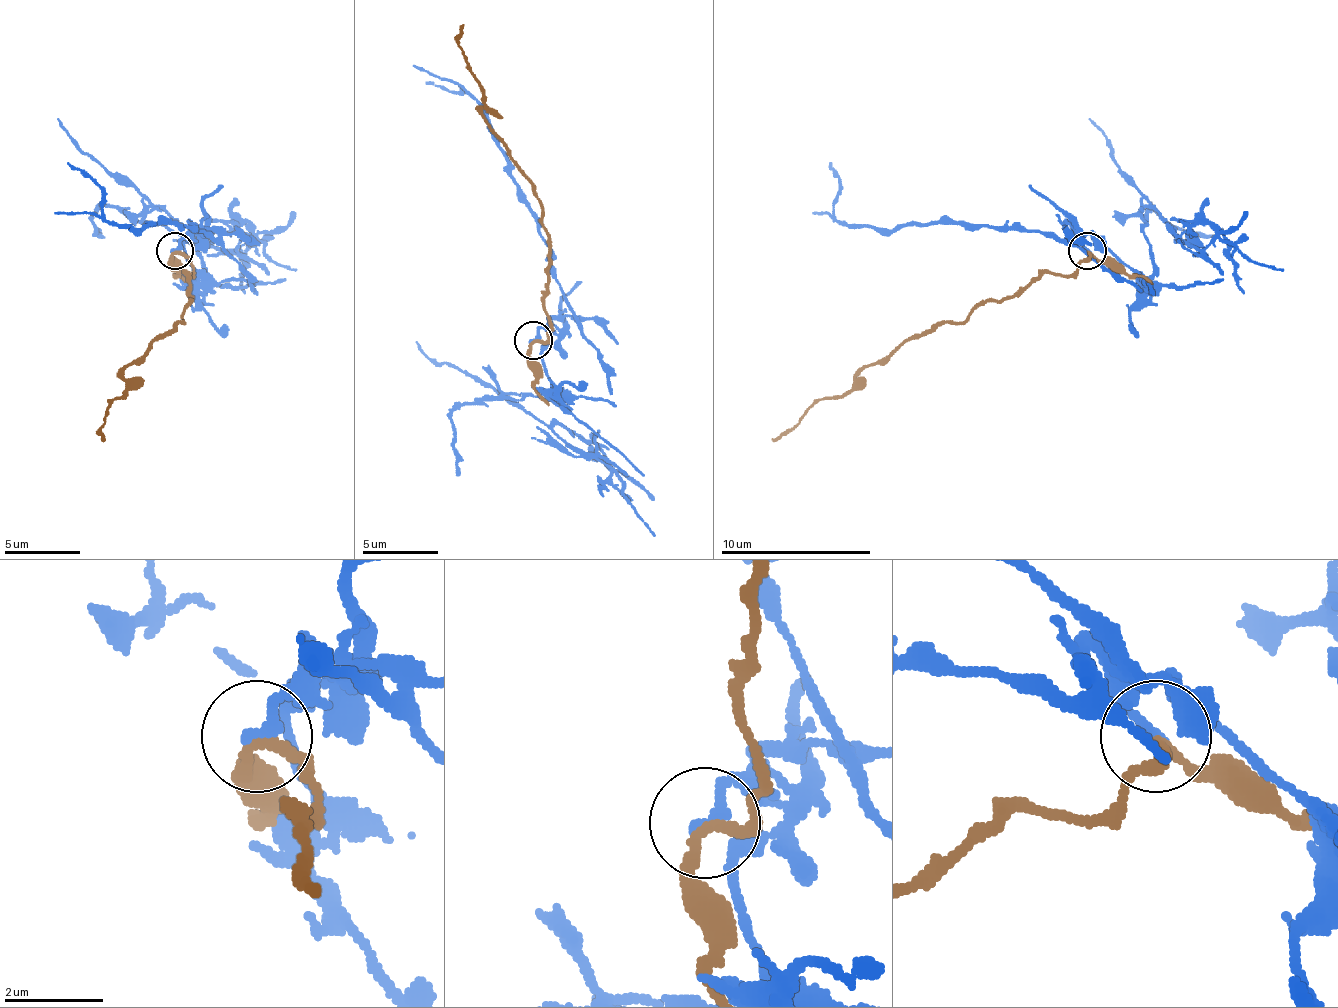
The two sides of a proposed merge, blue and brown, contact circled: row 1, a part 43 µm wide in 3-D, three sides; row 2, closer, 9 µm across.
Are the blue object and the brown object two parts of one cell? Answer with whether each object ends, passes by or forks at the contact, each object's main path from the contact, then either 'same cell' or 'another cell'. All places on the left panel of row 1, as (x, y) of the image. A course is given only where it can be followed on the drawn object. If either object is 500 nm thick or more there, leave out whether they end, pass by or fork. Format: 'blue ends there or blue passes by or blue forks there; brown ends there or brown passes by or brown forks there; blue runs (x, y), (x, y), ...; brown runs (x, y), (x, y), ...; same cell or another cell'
blue ends there; brown passes by; blue runs (174, 249), (200, 234), (185, 246), (200, 272), (200, 253), (151, 208), (208, 246), (260, 242), (298, 268); brown runs (174, 249), (192, 272), (185, 272), (189, 298), (181, 321), (125, 370), (125, 392), (102, 426), (106, 441); another cell

